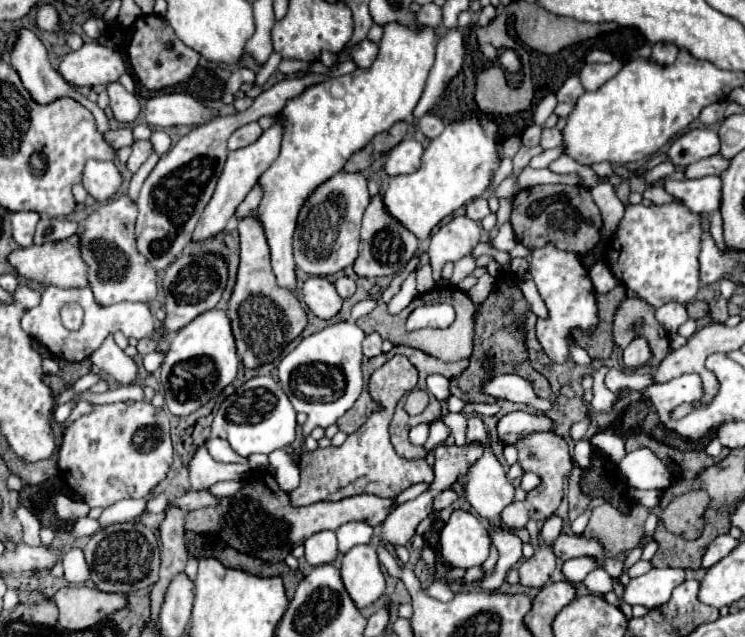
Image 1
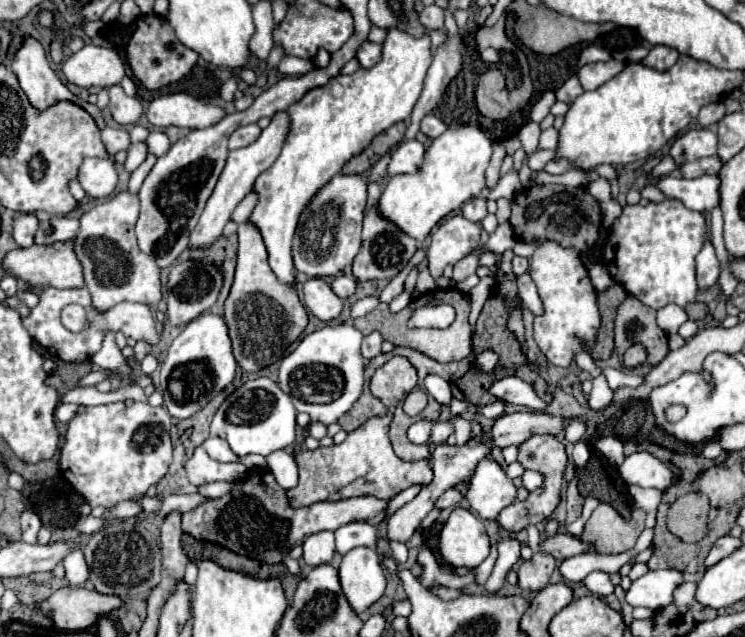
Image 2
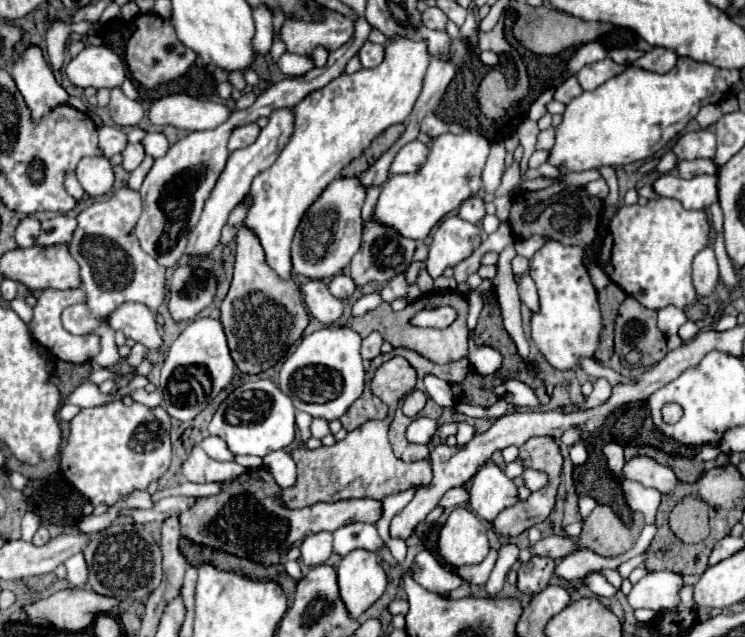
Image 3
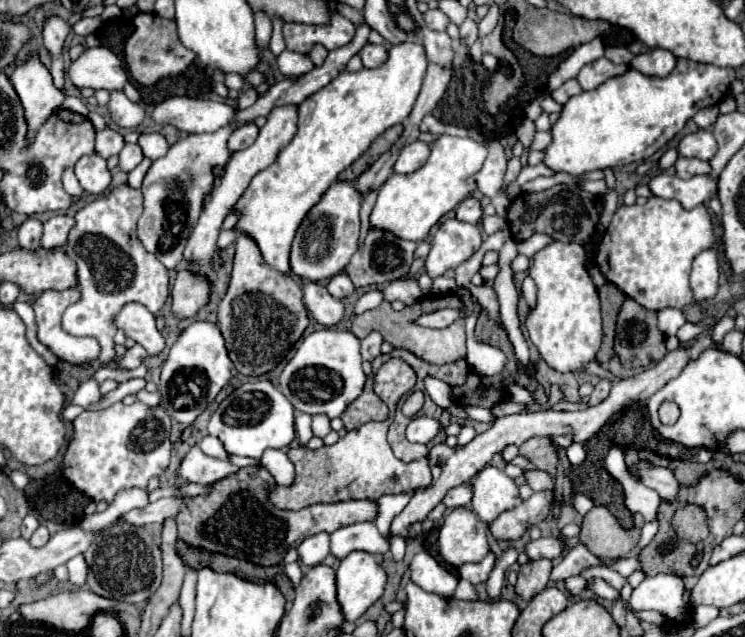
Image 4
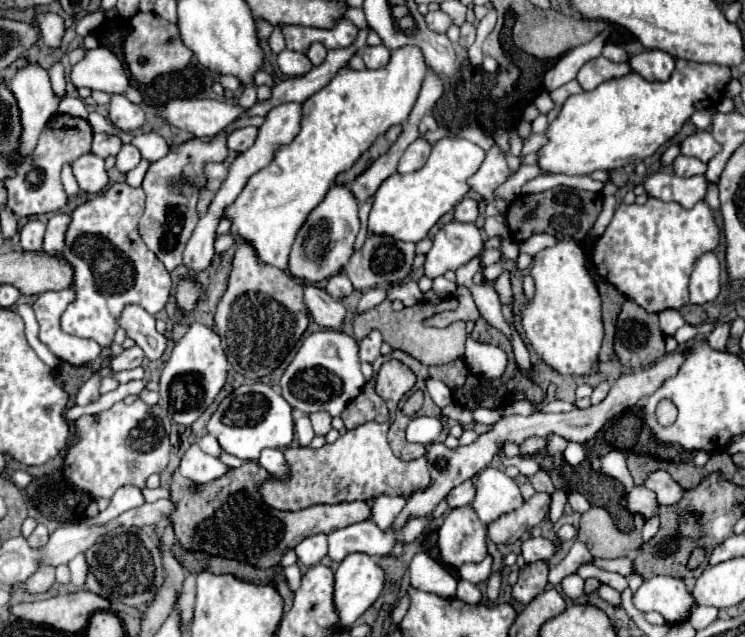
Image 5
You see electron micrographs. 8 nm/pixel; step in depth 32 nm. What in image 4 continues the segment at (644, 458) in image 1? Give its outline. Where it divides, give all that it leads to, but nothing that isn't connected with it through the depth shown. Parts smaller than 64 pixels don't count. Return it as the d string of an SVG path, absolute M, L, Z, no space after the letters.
M640 462L636 464L636 472L644 486L658 492L662 502L674 502L678 498L680 484L668 468L646 468L646 462Z

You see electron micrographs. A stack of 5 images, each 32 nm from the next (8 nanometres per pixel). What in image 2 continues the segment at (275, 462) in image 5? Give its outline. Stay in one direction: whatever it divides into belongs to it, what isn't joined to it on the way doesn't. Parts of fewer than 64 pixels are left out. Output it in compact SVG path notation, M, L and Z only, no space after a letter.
M276 450L276 452L266 456L266 464L268 464L268 470L274 474L276 482L284 490L294 488L298 484L298 468L296 468L292 452L288 452L288 450Z

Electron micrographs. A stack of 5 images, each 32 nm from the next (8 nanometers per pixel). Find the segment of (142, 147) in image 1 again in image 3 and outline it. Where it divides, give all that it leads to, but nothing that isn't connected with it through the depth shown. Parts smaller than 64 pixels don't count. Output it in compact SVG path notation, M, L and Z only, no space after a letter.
M128 144L122 150L122 168L132 172L140 162L144 160L144 148L140 148L140 144Z

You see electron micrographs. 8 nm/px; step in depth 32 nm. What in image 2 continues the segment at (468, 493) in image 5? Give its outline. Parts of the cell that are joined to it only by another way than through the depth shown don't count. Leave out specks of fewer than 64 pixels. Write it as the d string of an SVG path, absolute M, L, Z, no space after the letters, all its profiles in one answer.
M450 488L448 492L444 492L444 496L440 496L440 500L436 502L436 508L440 508L440 510L442 508L452 508L462 500L464 500L464 494L458 488Z

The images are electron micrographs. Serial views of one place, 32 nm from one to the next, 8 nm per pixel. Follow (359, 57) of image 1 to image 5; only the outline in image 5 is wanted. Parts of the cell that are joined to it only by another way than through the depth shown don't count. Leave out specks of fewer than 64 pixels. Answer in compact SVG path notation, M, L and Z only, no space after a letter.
M382 44L380 46L364 46L362 58L366 62L366 68L374 68L376 70L376 68L382 68L382 66L388 64L390 52Z

